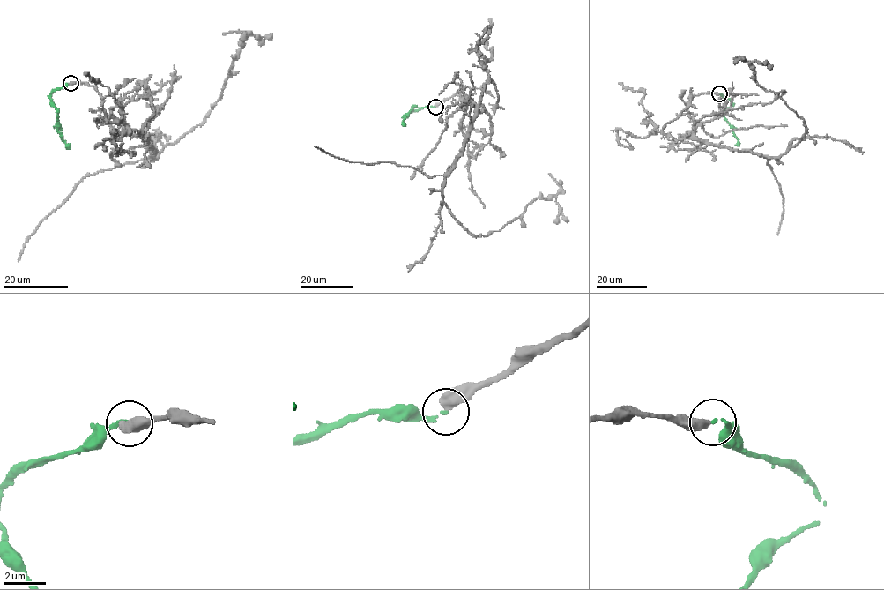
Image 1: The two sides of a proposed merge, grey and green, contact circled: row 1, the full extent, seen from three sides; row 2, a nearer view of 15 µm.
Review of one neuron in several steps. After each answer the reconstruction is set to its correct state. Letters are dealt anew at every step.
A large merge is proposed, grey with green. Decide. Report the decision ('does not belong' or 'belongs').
belongs

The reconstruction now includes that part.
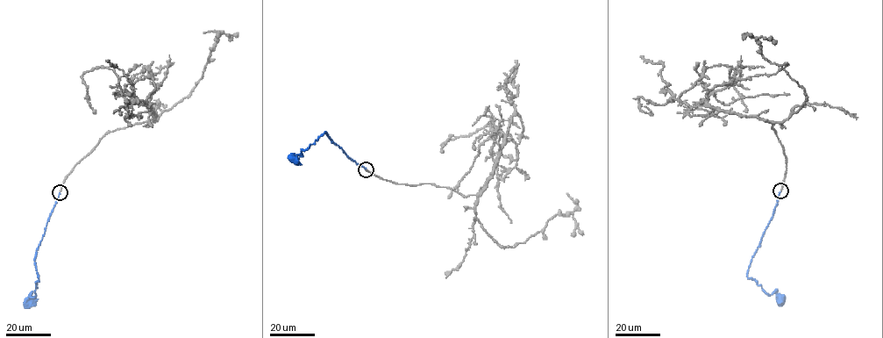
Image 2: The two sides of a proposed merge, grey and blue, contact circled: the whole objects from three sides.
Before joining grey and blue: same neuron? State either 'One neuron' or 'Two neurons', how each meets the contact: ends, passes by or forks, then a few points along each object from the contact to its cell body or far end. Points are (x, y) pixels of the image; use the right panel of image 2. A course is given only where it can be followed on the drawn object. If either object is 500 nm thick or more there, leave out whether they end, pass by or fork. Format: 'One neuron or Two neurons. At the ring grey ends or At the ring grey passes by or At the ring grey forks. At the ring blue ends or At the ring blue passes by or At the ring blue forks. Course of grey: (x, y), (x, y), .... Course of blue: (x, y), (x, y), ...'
One neuron. At the ring grey ends. At the ring blue ends. Course of grey: (780, 190), (786, 158), (773, 124), (705, 105), (701, 74), (715, 65), (737, 69), (734, 88), (747, 112). Course of blue: (780, 190), (772, 219), (751, 258), (747, 277), (755, 281), (768, 295), (776, 291), (780, 300)

